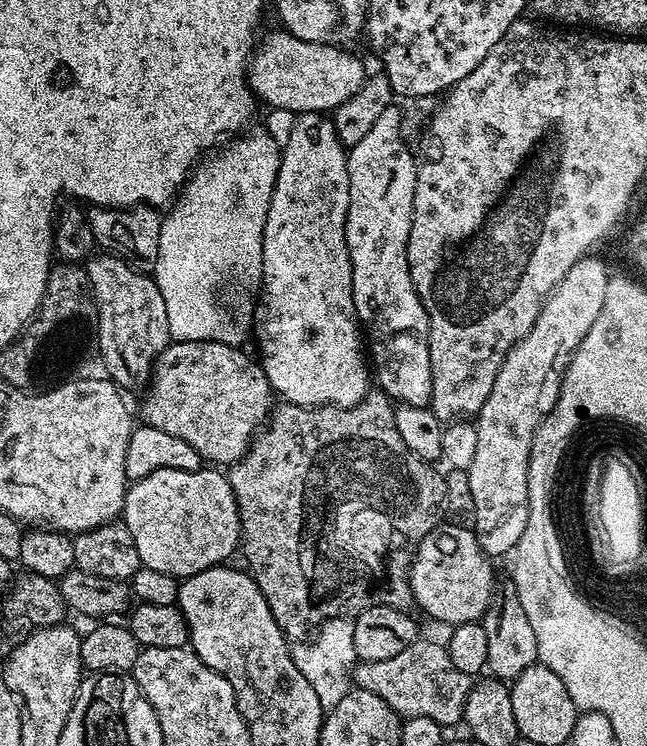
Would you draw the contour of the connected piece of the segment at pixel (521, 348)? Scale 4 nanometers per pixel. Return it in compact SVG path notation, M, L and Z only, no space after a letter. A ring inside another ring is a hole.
M596 254L583 256L574 266L570 266L566 278L554 286L554 290L546 298L540 308L538 318L526 334L504 356L502 370L494 378L494 390L490 390L490 398L486 398L486 406L475 417L478 448L474 460L467 468L470 491L474 498L474 531L478 542L489 557L497 558L503 552L511 553L516 543L522 538L522 530L526 530L526 518L530 518L530 490L528 489L528 471L530 470L530 446L534 442L536 429L554 410L558 402L560 387L564 381L564 371L578 350L582 338L590 334L590 326L598 319L602 311L602 302L606 298L606 286L610 269L596 257Z

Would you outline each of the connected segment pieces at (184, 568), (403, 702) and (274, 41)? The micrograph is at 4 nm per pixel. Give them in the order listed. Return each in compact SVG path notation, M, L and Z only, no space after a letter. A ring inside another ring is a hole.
M202 466L193 472L186 470L154 470L146 478L133 480L124 496L122 523L130 530L134 546L138 546L138 558L143 567L150 570L162 570L177 578L193 576L207 568L225 563L232 551L242 544L240 535L240 515L227 475L212 466Z
M418 638L402 654L382 658L382 662L365 660L354 668L355 687L378 694L382 702L396 711L401 718L431 718L441 727L463 719L465 700L472 689L472 678L459 670L451 661L447 647L440 641Z
M277 30L259 41L246 73L257 101L291 114L331 113L346 98L358 94L366 79L364 64L356 56L335 48L335 43L302 42L294 34Z

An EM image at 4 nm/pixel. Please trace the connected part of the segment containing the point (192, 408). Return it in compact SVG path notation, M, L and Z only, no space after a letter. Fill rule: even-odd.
M177 340L169 343L156 360L143 393L143 423L166 430L166 434L174 434L174 438L182 438L182 442L194 446L201 461L209 465L231 466L239 462L257 433L267 425L274 407L274 393L264 367L253 357L251 360L244 350L235 344L223 344L217 340Z

